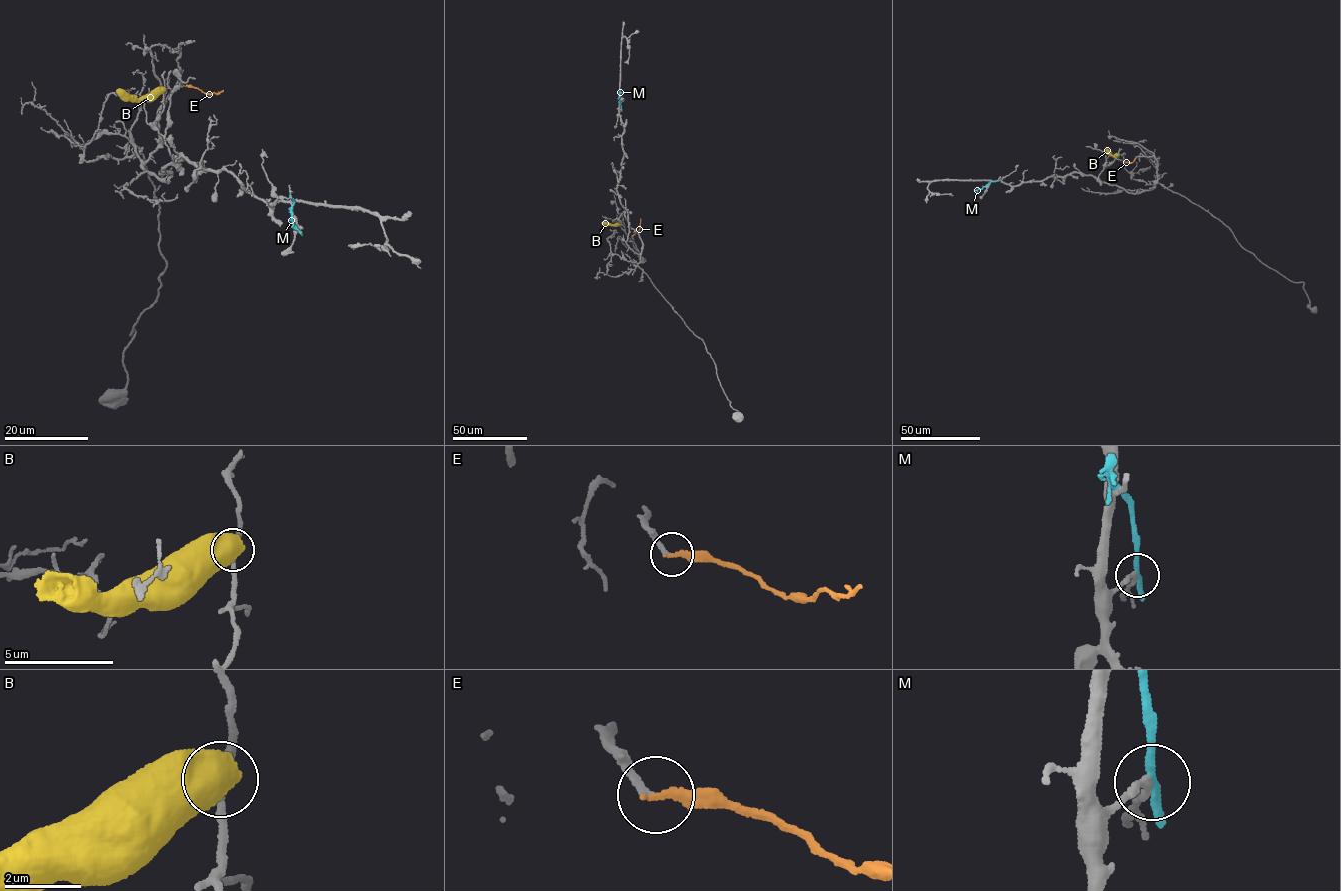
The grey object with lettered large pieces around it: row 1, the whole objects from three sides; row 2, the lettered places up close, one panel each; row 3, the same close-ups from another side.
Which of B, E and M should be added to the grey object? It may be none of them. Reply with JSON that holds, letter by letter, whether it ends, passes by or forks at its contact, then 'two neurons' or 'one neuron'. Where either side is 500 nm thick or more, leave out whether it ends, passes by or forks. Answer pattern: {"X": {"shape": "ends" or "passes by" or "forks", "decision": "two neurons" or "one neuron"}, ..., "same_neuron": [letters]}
{"B": {"decision": "two neurons"}, "E": {"shape": "ends", "decision": "one neuron"}, "M": {"shape": "ends", "decision": "two neurons"}, "same_neuron": ["E"]}

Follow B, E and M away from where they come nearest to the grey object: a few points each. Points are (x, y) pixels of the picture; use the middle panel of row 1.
B: (620, 224), (602, 222)
E: (633, 235), (639, 229), (640, 218)
M: (621, 109), (620, 91)

